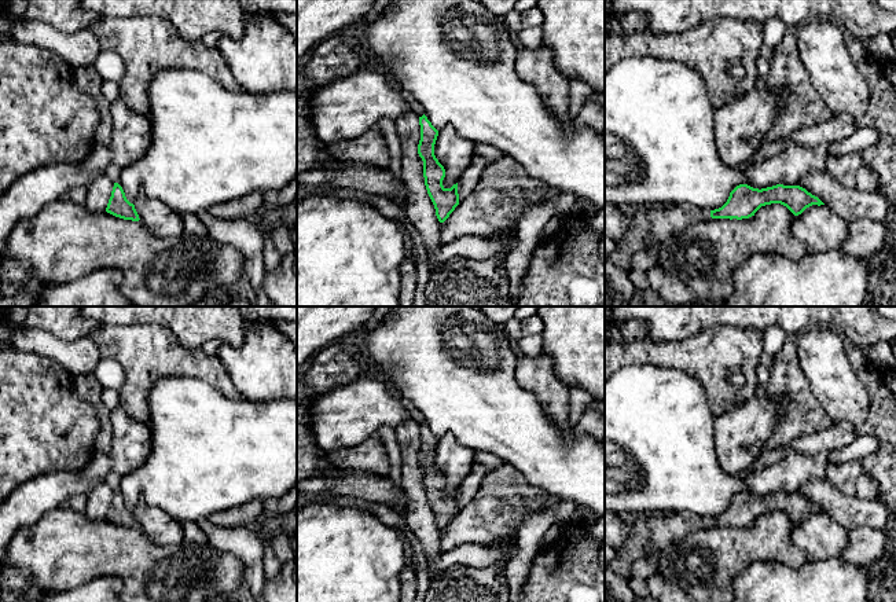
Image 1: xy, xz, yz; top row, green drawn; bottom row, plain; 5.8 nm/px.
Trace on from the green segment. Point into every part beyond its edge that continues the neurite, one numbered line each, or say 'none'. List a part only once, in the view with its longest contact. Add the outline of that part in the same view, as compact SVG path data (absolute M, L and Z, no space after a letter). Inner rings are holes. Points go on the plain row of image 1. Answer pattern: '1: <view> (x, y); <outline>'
1: yz (647, 535); M693 513L634 517L627 542L617 551L614 568L617 573L629 579L635 561L654 558L658 551L683 540L688 533L710 526L710 518Z

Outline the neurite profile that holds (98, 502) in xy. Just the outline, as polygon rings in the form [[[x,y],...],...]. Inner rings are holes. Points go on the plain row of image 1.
[[[107,482],[95,487],[87,496],[87,509],[84,514],[92,521],[106,520],[113,495],[114,489]]]

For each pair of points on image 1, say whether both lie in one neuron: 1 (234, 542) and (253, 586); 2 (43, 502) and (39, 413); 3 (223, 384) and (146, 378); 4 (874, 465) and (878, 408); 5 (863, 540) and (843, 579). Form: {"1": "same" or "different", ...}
{"1": "same", "2": "different", "3": "same", "4": "same", "5": "different"}

